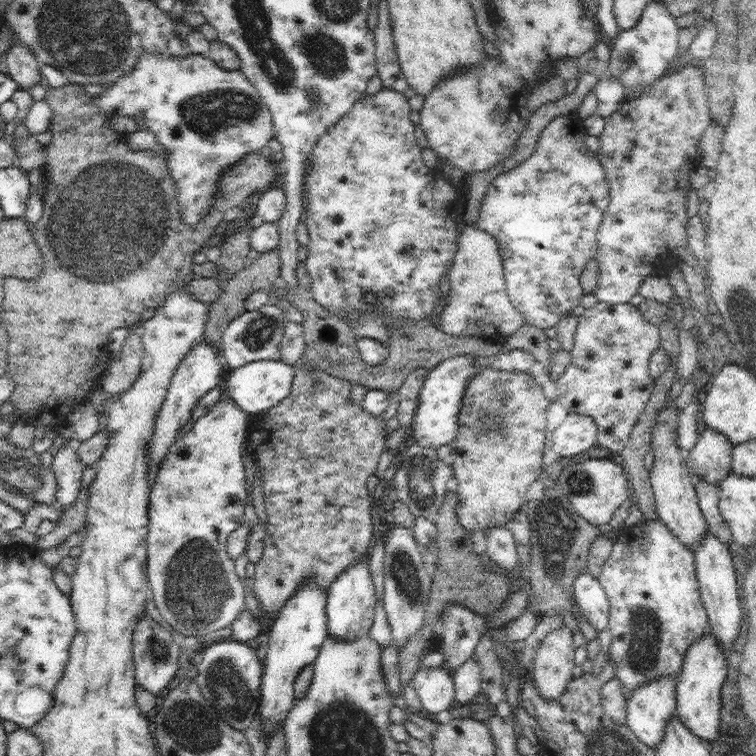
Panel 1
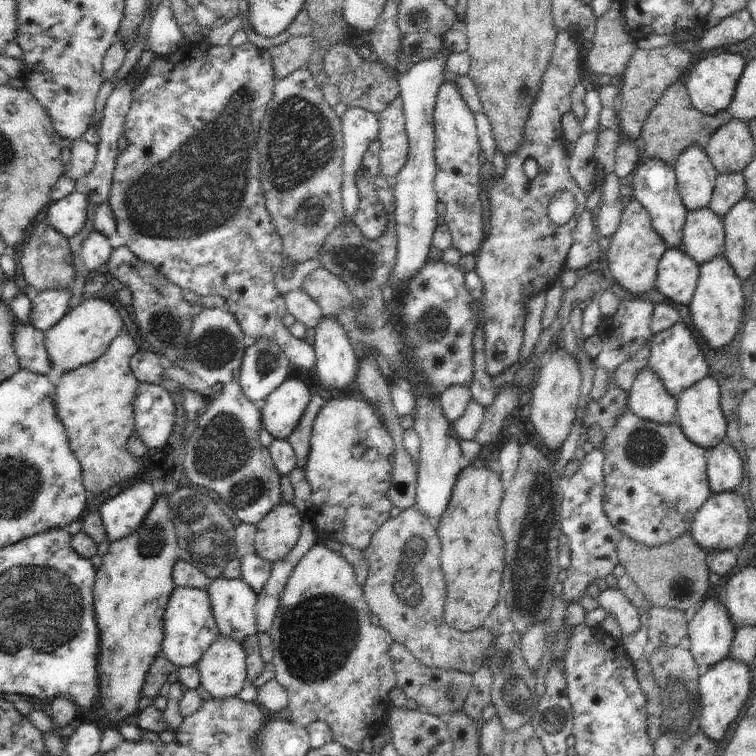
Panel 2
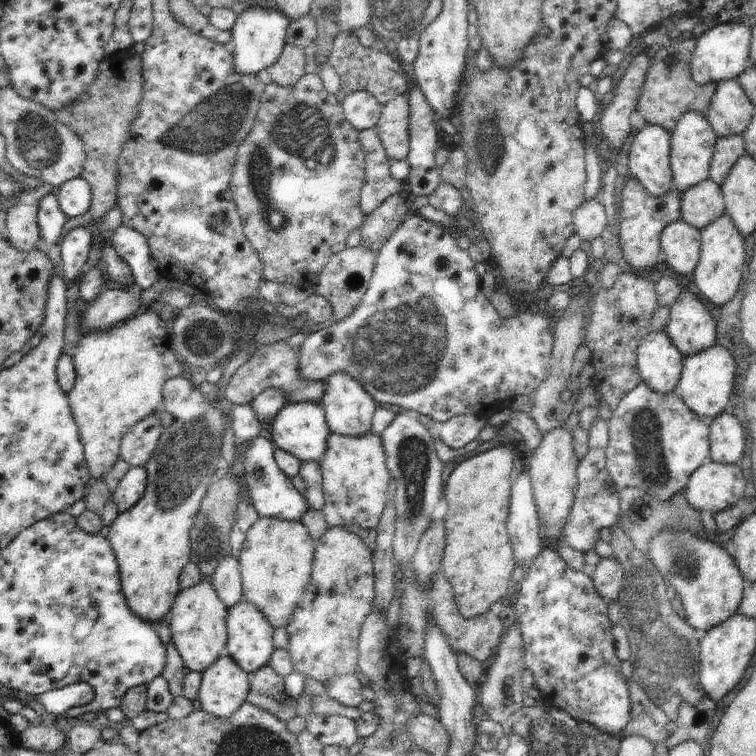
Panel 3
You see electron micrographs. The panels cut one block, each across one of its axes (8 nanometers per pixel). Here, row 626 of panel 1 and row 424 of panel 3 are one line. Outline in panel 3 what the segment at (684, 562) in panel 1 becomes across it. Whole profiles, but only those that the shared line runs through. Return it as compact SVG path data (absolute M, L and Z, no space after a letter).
M639 382L629 390L609 418L605 468L617 488L641 488L657 500L685 492L689 474L709 458L709 426L691 412L673 392L659 394Z

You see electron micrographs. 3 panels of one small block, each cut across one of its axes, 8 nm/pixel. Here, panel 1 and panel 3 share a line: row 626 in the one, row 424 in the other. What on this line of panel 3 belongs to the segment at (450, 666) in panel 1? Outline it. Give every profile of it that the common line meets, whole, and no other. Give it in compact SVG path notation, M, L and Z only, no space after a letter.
M455 416L435 428L437 438L453 450L459 450L473 442L479 434L479 430L487 426L487 418L477 418L477 416Z

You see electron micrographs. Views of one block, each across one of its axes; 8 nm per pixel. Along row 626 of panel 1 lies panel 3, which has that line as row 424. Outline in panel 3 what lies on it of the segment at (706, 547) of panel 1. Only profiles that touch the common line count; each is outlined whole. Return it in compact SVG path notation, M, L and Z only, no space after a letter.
M717 414L709 426L709 460L717 464L737 464L743 456L743 424L731 414Z

